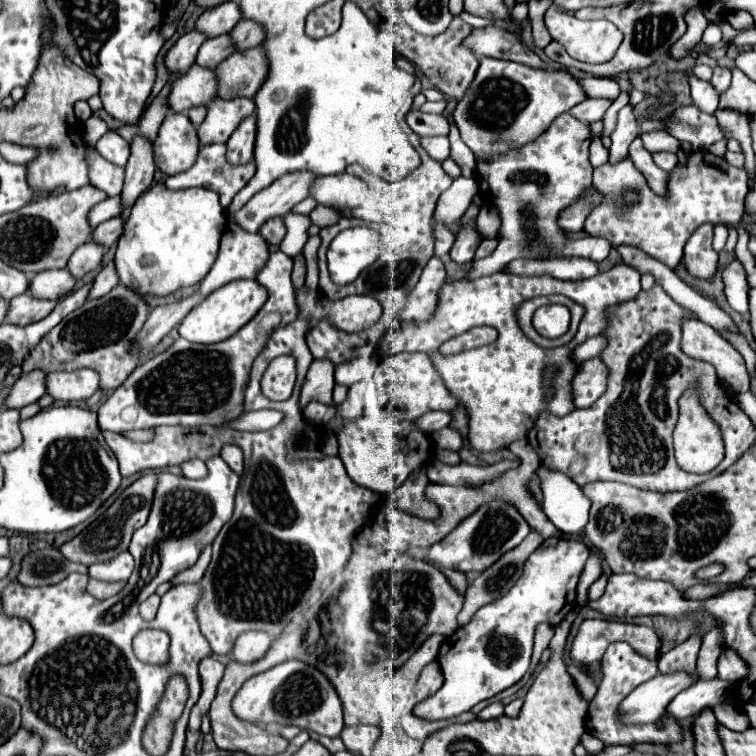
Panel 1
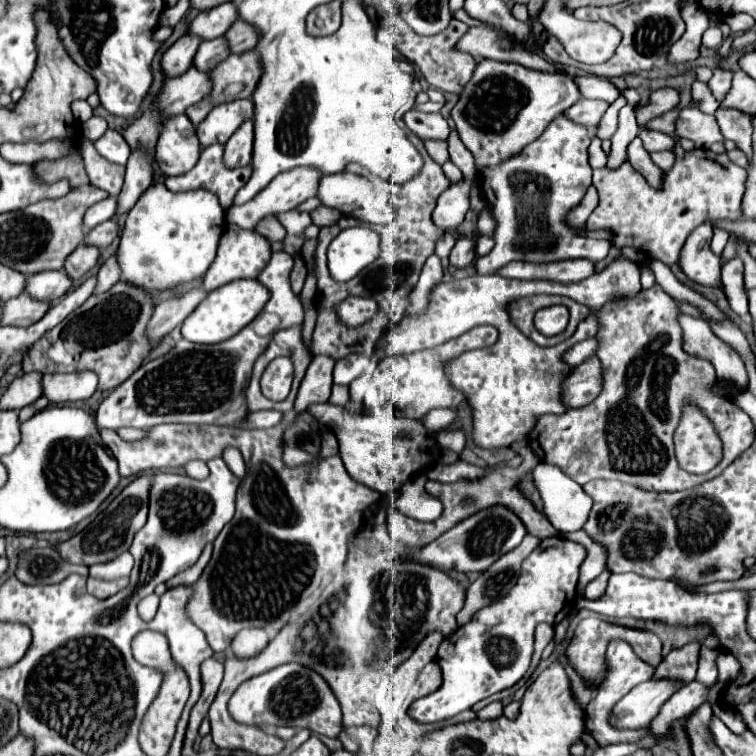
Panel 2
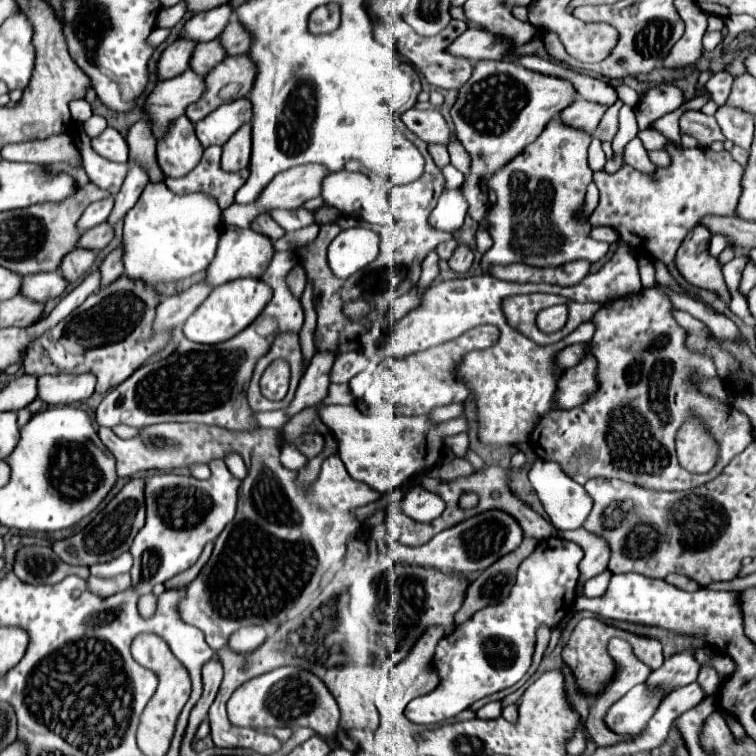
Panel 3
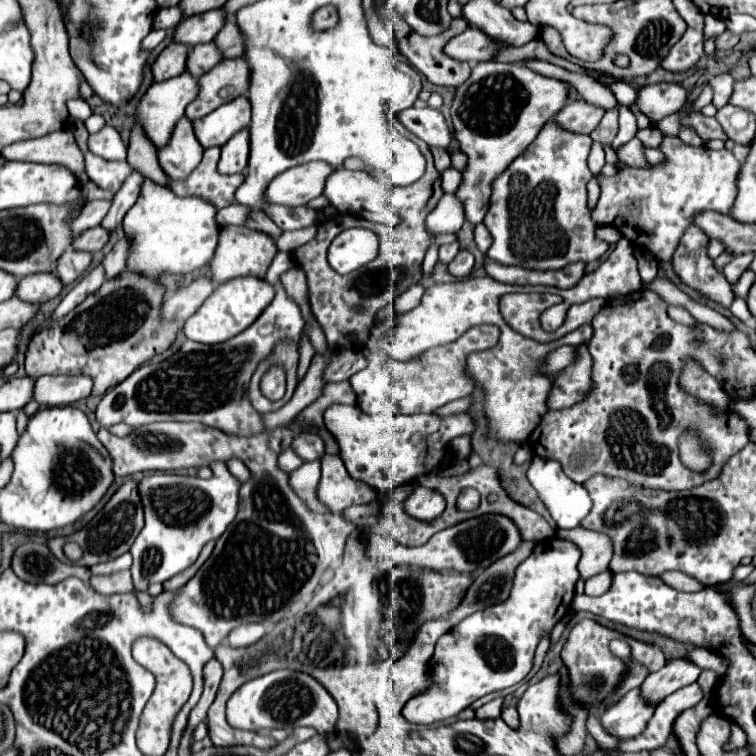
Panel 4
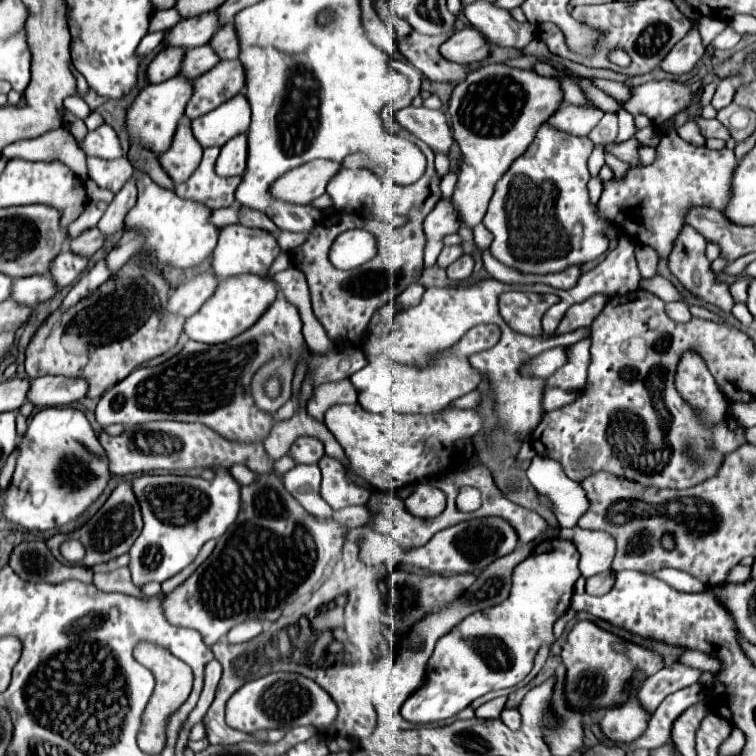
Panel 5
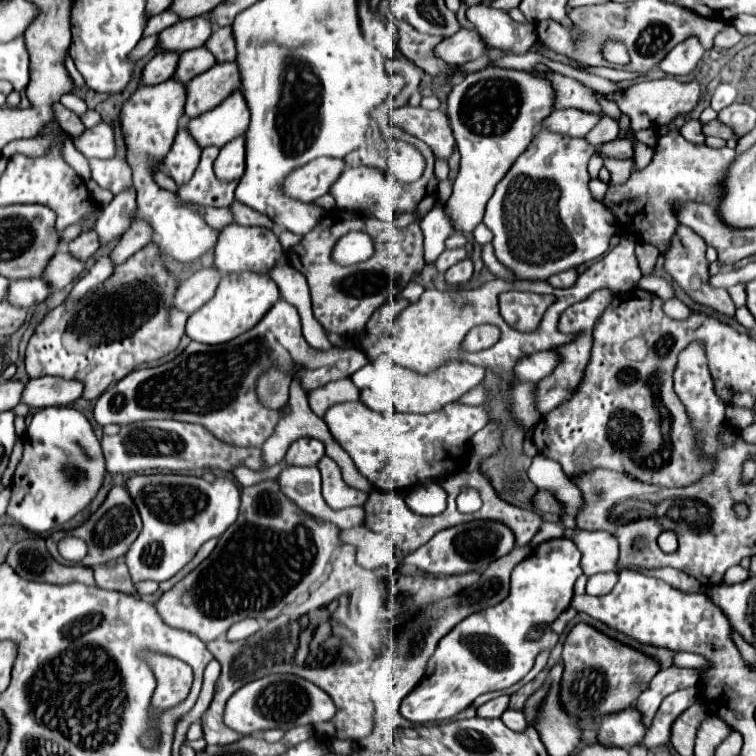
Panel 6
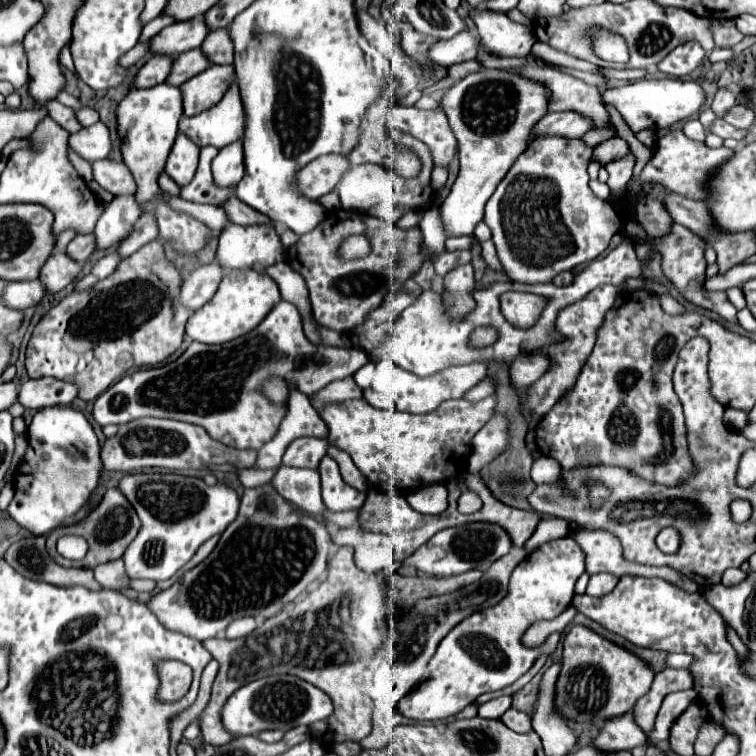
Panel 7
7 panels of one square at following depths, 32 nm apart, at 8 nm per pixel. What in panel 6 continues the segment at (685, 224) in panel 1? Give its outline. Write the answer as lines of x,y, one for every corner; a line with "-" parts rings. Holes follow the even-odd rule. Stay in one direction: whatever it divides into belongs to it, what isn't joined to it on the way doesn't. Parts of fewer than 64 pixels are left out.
676,128
660,136
654,160
642,168
632,170
630,178
620,186
610,186
602,198
602,204
622,222
630,232
638,232
642,242
648,242
664,254
680,222
676,220
676,206
688,200
720,206
724,198
724,182
728,178
728,168
732,166
736,152
730,148
712,150
706,144
692,144
680,136

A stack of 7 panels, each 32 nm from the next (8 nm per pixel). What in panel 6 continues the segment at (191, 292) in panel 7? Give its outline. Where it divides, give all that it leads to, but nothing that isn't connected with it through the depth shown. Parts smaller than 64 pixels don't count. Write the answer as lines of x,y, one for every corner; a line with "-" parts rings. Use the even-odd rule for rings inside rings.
204,268
194,272
188,280
184,280
178,286
170,308
182,310
186,314
194,314
214,296
218,282
220,282
220,274
214,268

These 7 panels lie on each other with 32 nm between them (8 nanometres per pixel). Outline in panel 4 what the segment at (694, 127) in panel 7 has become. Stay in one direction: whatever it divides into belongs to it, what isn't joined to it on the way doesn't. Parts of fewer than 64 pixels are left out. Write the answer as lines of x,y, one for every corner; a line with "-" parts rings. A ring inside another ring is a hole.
681,126
679,132
679,138
687,145
698,147
702,145
701,138
692,130
692,128
686,128

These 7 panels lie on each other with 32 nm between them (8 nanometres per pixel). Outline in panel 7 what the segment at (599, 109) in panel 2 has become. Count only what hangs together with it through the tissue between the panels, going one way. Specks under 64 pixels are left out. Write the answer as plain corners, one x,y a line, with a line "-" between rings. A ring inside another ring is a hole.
550,112
536,124
536,134
556,134
566,138
582,138
588,130
588,120
576,116
576,112

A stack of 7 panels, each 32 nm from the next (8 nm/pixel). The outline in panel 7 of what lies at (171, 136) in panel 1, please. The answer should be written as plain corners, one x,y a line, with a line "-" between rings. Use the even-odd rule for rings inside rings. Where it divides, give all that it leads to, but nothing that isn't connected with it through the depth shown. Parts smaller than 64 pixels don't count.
184,134
176,136
176,142
168,154
164,172
178,184
178,186
186,186
196,168
198,168
198,156
200,156
200,148

